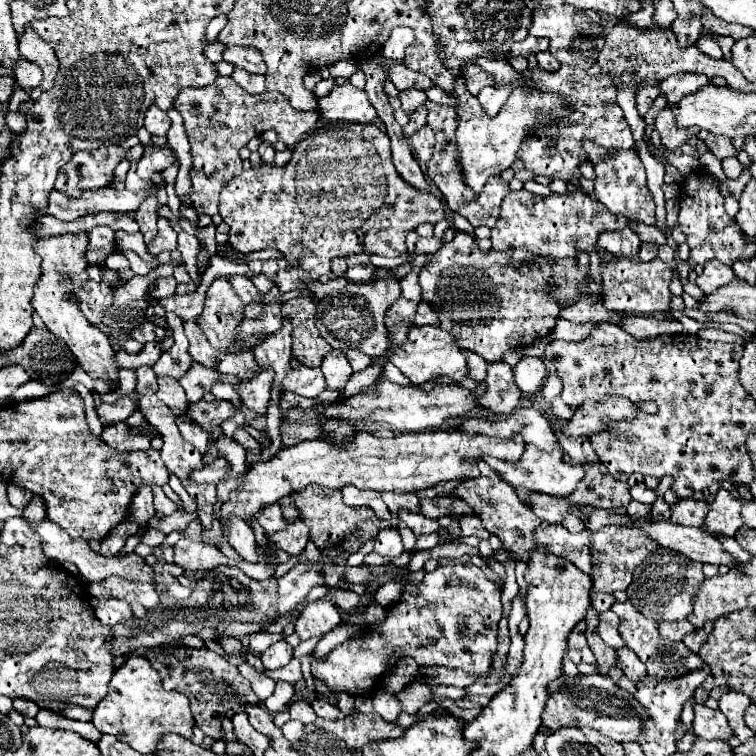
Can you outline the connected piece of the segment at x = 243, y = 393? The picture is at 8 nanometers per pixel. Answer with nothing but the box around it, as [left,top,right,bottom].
[238,367,274,415]

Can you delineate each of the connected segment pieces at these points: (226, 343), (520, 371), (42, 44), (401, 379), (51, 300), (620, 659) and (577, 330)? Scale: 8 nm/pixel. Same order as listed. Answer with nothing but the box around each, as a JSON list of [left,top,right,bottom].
[[196,277,254,353],[512,357,548,395],[18,25,60,91],[382,361,412,385],[32,231,118,391],[616,647,646,681],[552,319,594,341]]

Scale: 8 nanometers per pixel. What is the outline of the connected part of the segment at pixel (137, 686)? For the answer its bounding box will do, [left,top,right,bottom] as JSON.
[92,655,194,753]

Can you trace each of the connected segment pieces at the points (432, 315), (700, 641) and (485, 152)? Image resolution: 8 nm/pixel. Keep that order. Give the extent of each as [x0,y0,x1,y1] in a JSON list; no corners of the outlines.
[[414,301,440,327],[682,621,714,653],[456,87,574,193]]

